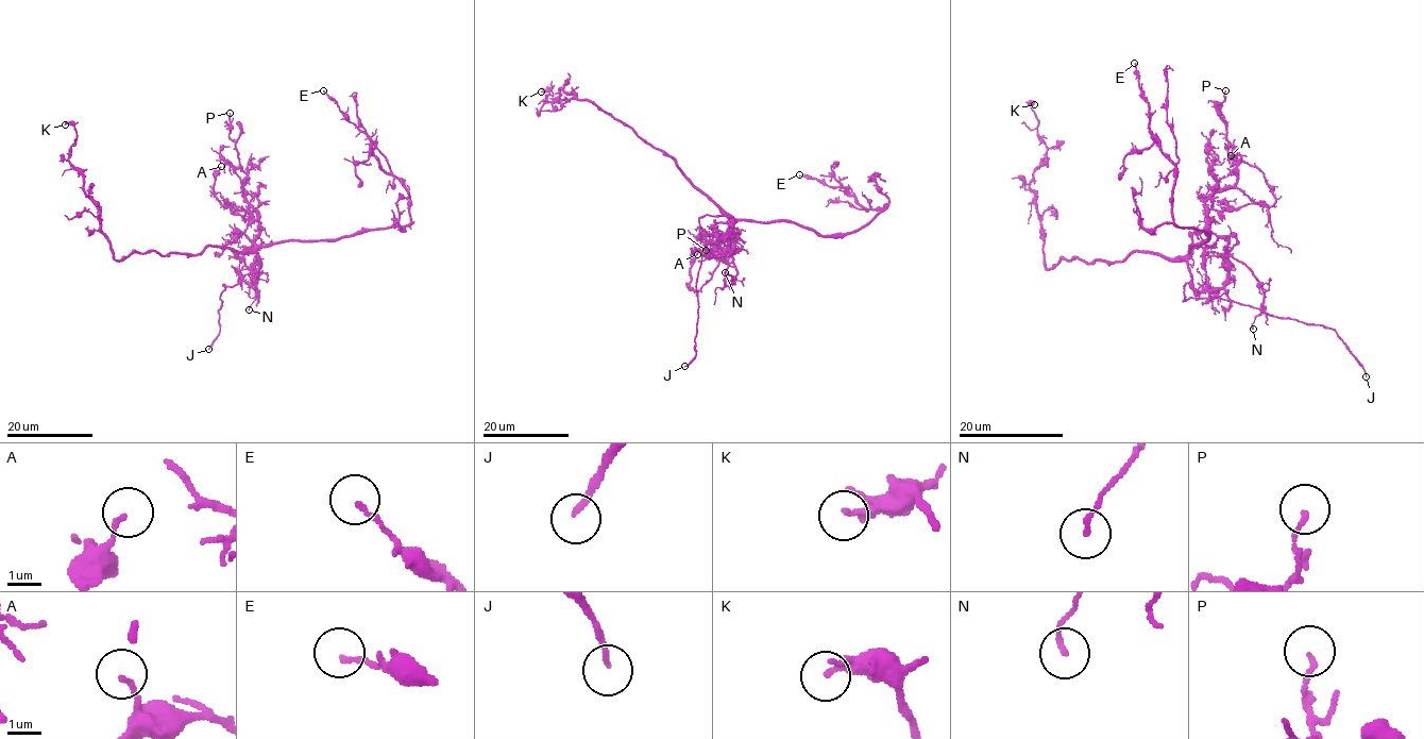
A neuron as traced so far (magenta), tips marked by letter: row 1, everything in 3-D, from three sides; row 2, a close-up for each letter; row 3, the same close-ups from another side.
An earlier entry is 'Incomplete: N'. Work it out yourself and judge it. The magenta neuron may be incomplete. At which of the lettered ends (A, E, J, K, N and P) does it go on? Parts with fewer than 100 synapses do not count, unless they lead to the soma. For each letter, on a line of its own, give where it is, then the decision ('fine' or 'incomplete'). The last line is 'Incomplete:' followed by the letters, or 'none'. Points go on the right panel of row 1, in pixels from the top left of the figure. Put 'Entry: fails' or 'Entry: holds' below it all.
A: (1231, 155) | fine
E: (1134, 63) | fine
J: (1366, 376) | incomplete
K: (1034, 104) | fine
N: (1253, 329) | fine
P: (1225, 90) | fine
Incomplete: J
Entry: fails

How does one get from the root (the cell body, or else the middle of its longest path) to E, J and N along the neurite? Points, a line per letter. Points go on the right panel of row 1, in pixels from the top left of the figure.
E: (1182, 256), (1190, 245), (1203, 242), (1207, 235), (1174, 223), (1175, 164), (1150, 129), (1150, 105), (1134, 63)
J: (1182, 256), (1187, 262), (1191, 278), (1185, 284), (1184, 300), (1233, 300), (1272, 316), (1331, 328), (1366, 376)
N: (1182, 256), (1201, 247), (1209, 255), (1233, 256), (1248, 267), (1263, 292), (1263, 311), (1255, 317), (1253, 329)

